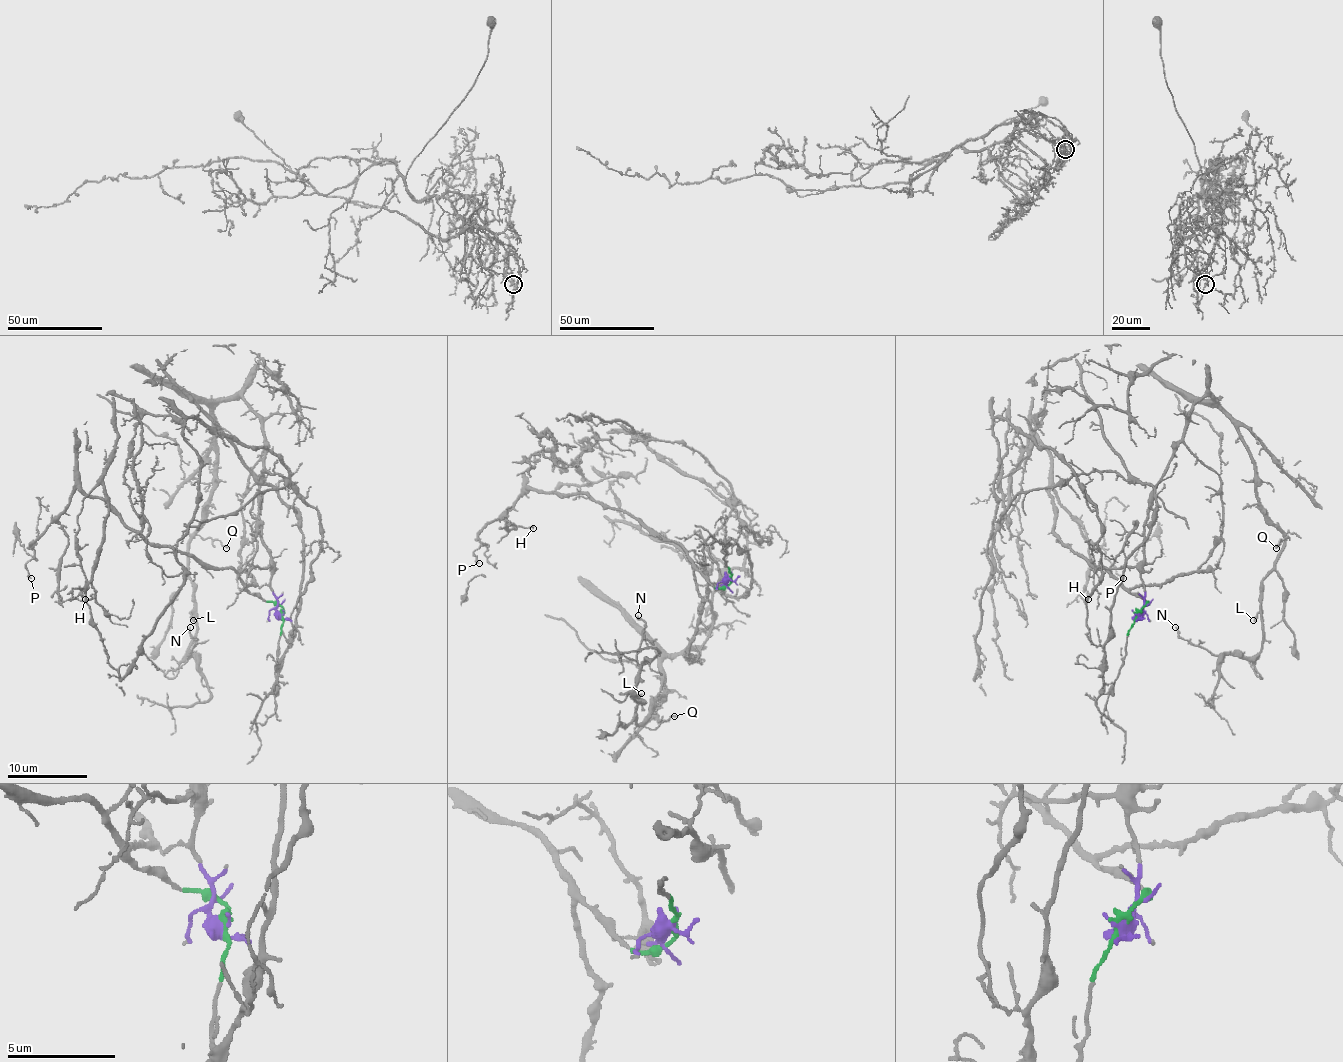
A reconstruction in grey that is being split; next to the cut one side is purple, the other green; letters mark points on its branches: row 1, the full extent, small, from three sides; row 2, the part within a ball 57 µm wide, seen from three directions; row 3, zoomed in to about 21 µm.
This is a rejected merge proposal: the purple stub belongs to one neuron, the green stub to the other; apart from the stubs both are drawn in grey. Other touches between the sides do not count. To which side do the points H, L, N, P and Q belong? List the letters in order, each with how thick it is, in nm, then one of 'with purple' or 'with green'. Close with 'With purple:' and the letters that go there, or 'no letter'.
H: 130 nm | with green
L: 170 nm | with purple
N: 150 nm | with purple
P: 160 nm | with green
Q: 130 nm | with purple
With purple: L, N, Q

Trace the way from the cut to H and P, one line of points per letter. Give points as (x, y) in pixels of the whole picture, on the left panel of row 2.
H: (281, 612), (231, 568), (153, 546), (77, 486), (57, 520), (67, 542), (59, 596), (85, 598)
P: (281, 612), (231, 568), (203, 568), (189, 554), (153, 546), (77, 486), (31, 544), (31, 578)

